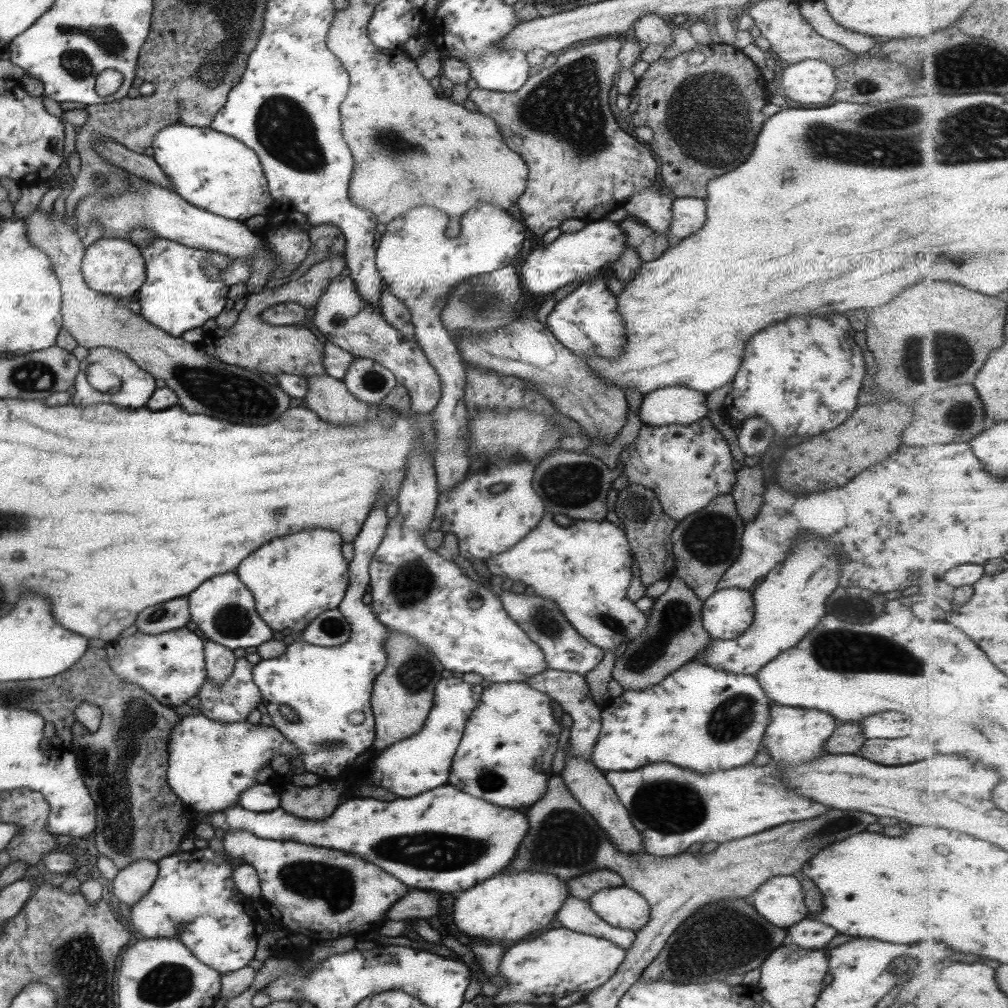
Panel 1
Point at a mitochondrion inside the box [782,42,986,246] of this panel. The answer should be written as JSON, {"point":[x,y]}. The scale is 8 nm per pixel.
{"point":[923,68]}

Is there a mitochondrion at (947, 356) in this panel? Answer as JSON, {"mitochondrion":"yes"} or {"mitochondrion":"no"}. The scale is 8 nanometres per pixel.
{"mitochondrion":"yes"}

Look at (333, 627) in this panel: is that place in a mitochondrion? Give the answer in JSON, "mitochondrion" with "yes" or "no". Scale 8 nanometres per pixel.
{"mitochondrion":"yes"}

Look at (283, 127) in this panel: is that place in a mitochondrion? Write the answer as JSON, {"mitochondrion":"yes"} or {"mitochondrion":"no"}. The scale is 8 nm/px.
{"mitochondrion":"yes"}

